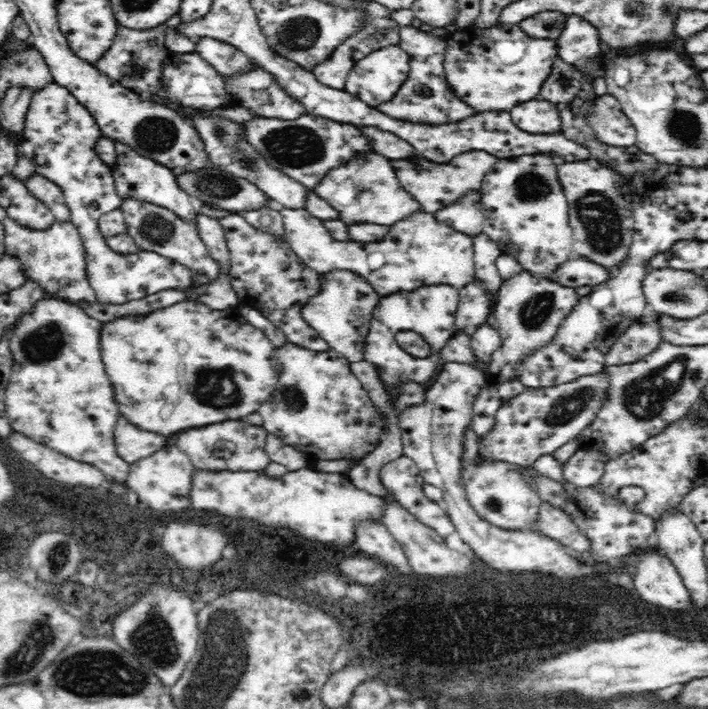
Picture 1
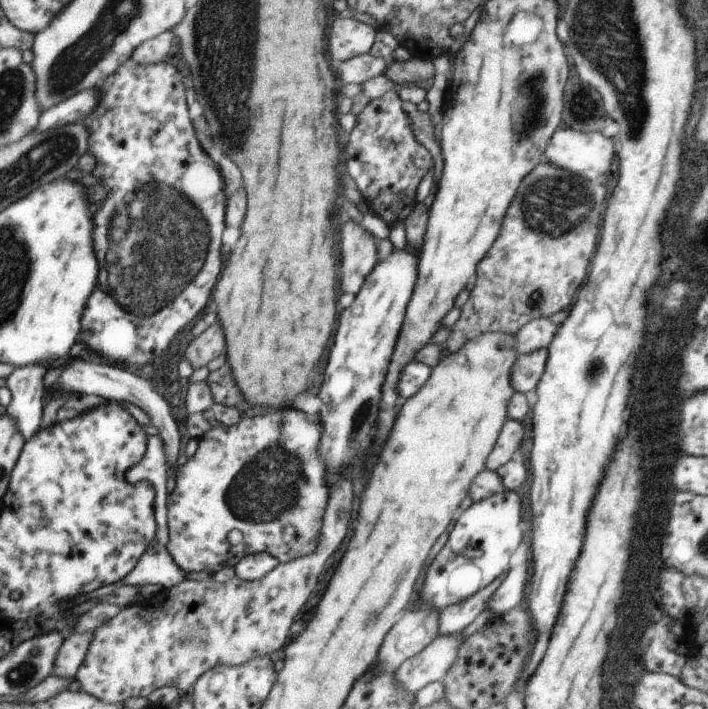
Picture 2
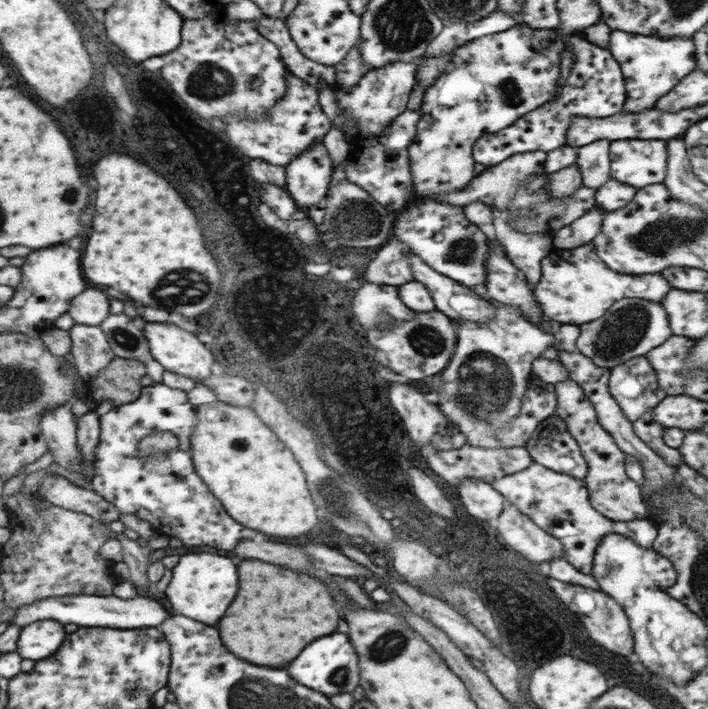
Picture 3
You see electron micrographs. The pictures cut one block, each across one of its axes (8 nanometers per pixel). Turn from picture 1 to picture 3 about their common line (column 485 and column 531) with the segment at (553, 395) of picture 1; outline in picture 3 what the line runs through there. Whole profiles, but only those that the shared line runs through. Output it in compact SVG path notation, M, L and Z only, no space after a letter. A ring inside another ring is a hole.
M557 416L541 420L537 424L537 432L533 432L533 438L525 448L529 450L533 462L541 464L541 468L585 482L587 462Z

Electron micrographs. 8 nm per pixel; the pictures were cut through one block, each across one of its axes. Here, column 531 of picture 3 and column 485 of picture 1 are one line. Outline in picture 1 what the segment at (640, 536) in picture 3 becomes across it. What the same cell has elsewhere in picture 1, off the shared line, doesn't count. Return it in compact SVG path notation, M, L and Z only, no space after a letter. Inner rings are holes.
M476 462L474 466L468 466L464 472L464 490L476 514L482 520L490 522L492 526L504 528L504 530L538 532L536 522L538 522L542 500L536 488L532 488L522 476L520 466L514 466L508 462L492 462L492 464Z

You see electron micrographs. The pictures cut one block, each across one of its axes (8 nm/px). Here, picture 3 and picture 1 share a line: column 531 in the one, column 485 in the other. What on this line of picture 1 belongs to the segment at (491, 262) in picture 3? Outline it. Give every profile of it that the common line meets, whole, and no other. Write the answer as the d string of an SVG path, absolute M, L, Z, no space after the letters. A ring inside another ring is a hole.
M480 280L470 282L460 290L460 304L456 310L454 334L466 332L468 328L480 328L490 316L490 298Z

